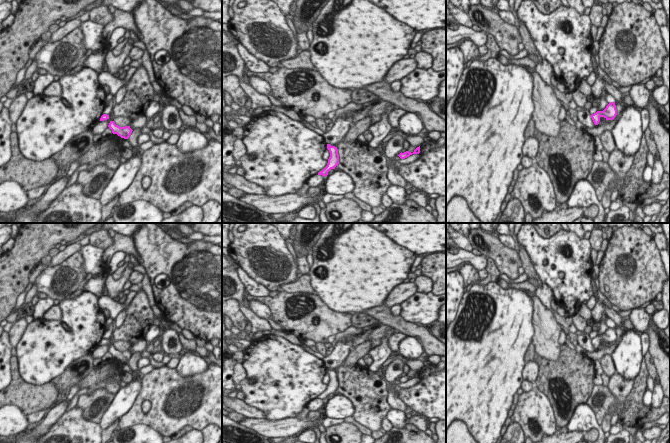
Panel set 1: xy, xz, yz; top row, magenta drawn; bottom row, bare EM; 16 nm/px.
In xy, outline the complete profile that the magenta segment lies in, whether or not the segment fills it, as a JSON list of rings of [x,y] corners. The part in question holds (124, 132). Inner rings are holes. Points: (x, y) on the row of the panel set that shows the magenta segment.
[[[110,121],[108,127],[112,130],[113,134],[117,134],[124,139],[128,139],[133,131],[130,126],[120,127],[114,121]]]

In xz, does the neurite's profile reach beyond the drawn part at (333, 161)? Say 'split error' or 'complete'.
complete

